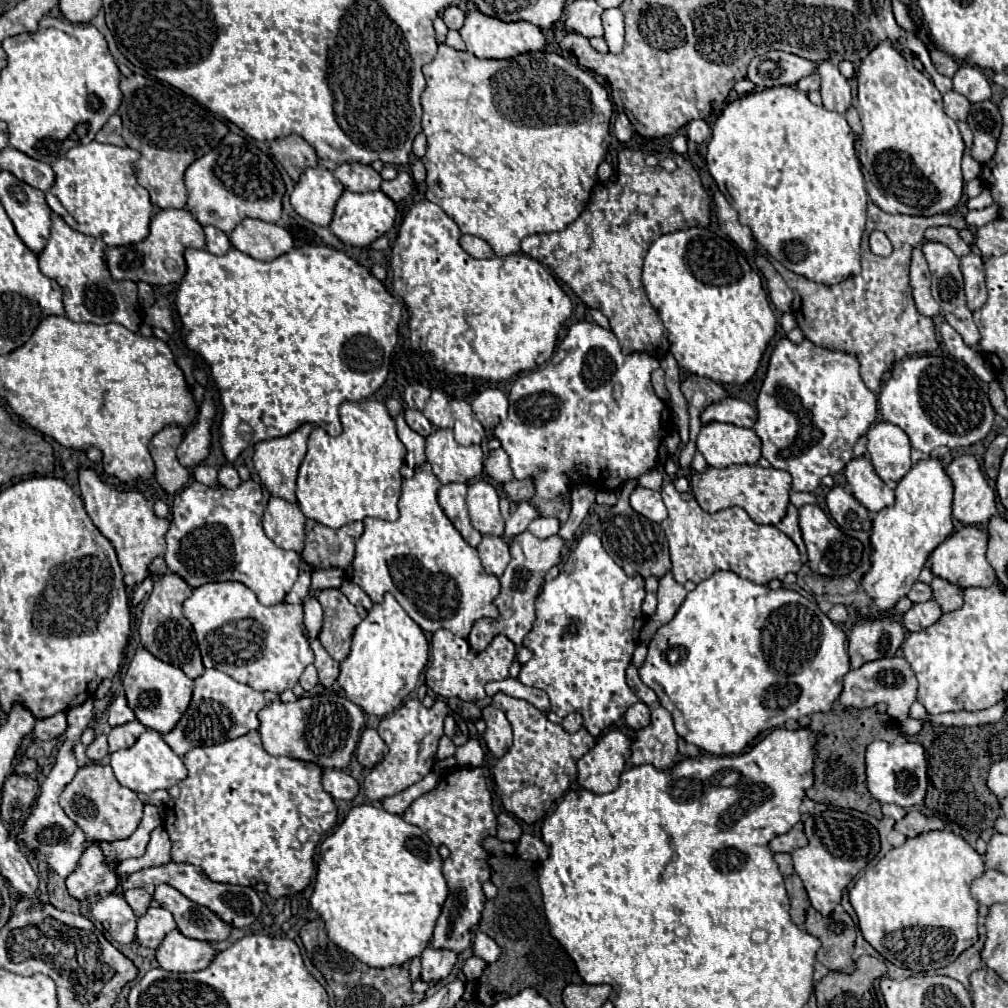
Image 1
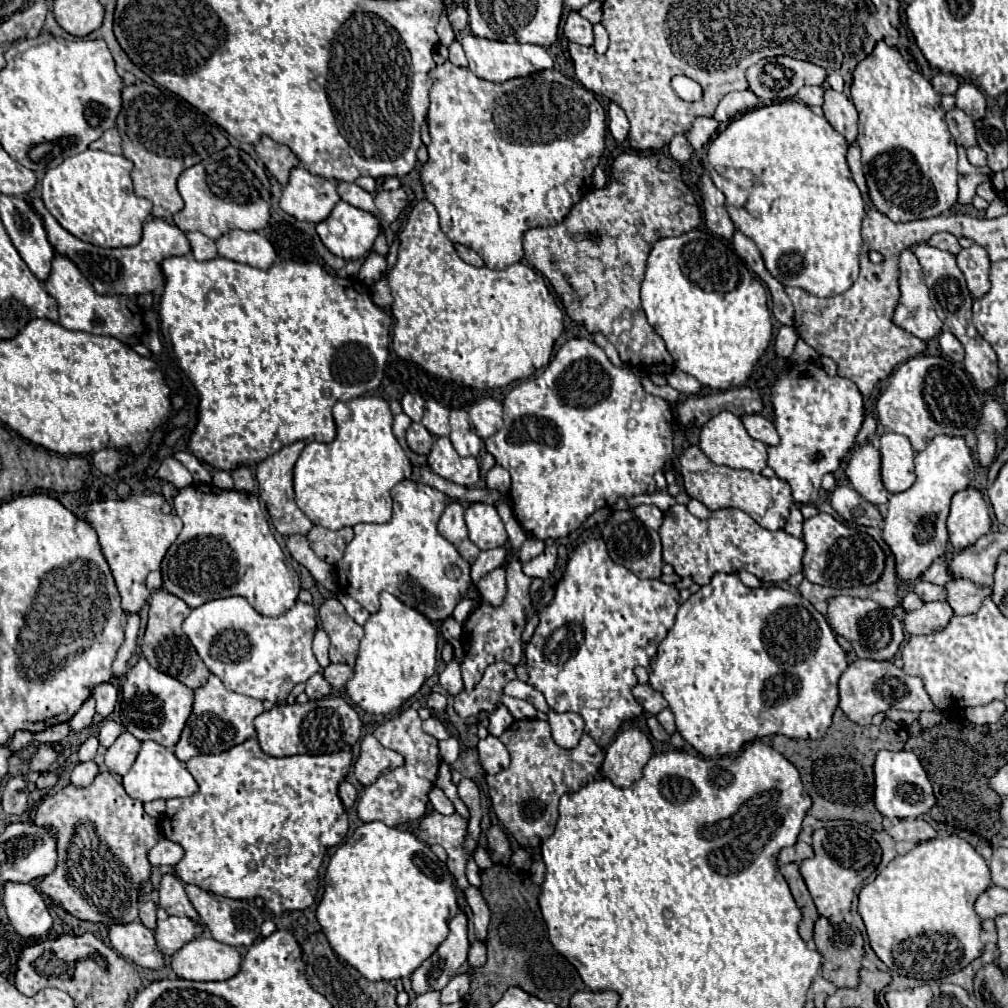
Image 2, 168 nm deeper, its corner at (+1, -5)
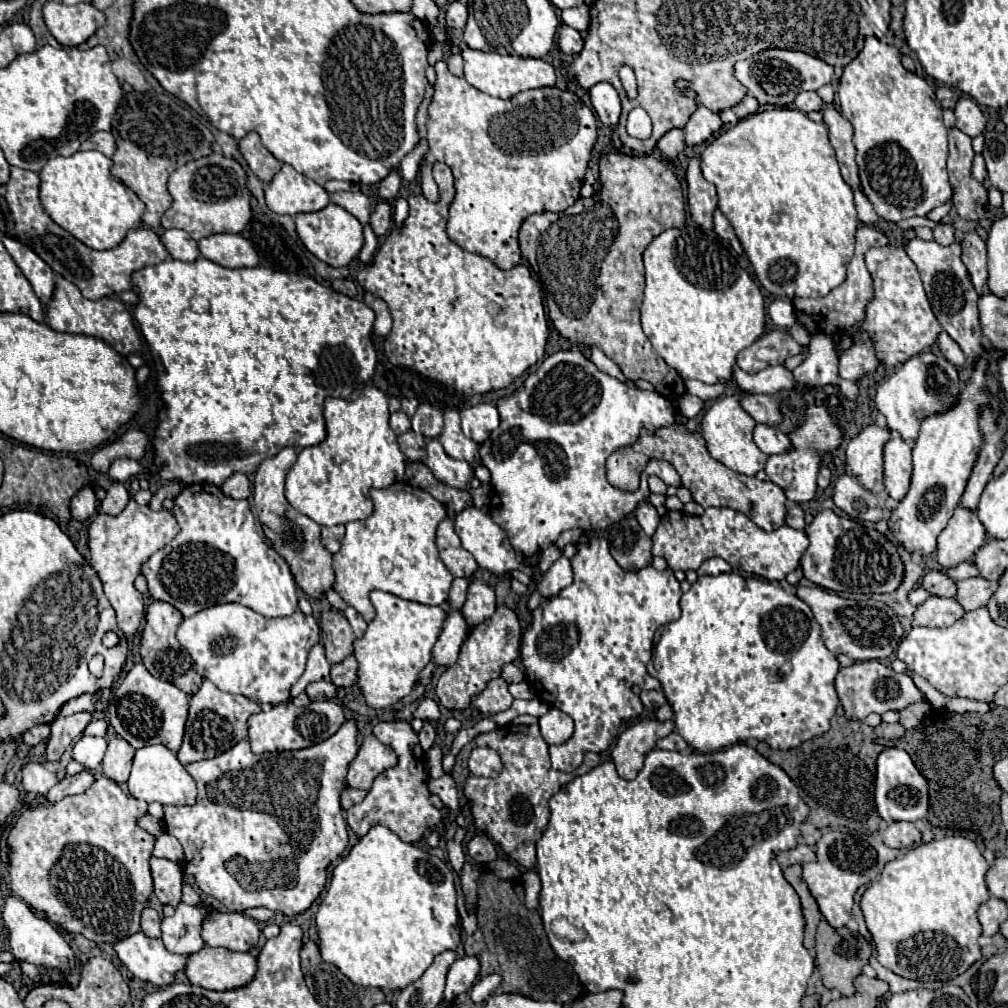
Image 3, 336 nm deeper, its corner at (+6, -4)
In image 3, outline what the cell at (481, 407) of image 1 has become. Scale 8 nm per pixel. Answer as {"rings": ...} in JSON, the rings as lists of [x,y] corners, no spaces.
{"rings":[[[476,404],[464,408],[460,416],[462,416],[464,434],[478,444],[482,444],[490,436],[490,432],[496,430],[500,424],[500,416],[494,404]]]}

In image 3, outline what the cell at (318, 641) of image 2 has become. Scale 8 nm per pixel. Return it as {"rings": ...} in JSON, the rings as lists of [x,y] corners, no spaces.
{"rings":[[[316,644],[310,654],[308,654],[308,664],[306,664],[306,672],[300,676],[300,680],[292,686],[290,690],[290,696],[298,696],[300,692],[304,692],[304,688],[310,684],[310,682],[316,682],[316,680],[330,680],[330,664],[324,656],[324,646],[322,644]]]}

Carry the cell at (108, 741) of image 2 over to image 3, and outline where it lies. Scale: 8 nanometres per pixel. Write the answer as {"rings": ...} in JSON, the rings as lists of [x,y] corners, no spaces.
{"rings":[[[82,736],[76,746],[74,746],[74,752],[72,752],[72,758],[82,762],[84,768],[98,768],[102,758],[104,758],[104,752],[106,752],[106,740],[104,738],[88,738],[88,736]]]}

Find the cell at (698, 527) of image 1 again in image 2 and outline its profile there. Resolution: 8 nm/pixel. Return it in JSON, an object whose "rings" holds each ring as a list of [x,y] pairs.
{"rings":[[[673,505],[659,529],[663,541],[663,561],[673,565],[679,577],[693,577],[695,583],[707,585],[715,573],[737,573],[745,569],[763,583],[785,583],[801,571],[805,543],[787,531],[769,531],[741,509],[717,509],[707,521],[693,517],[685,505]]]}

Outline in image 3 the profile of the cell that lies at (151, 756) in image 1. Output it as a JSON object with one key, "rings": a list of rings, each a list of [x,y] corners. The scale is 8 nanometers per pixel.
{"rings":[[[144,746],[136,750],[134,762],[132,762],[132,772],[128,778],[128,792],[134,798],[150,802],[160,802],[160,804],[194,804],[196,802],[196,782],[194,778],[186,772],[186,768],[178,762],[176,754],[170,752],[166,746]]]}

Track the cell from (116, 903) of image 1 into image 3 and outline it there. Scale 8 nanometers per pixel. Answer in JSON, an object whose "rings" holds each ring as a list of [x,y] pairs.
{"rings":[[[144,932],[114,942],[114,950],[136,978],[156,986],[172,984],[174,974],[186,964],[184,956],[170,954],[160,938],[148,938]]]}

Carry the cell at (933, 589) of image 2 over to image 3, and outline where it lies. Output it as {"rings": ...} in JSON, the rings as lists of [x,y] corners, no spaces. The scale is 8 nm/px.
{"rings":[[[926,572],[920,580],[920,586],[924,590],[928,590],[932,596],[944,596],[944,598],[952,598],[956,594],[956,584],[942,572]]]}

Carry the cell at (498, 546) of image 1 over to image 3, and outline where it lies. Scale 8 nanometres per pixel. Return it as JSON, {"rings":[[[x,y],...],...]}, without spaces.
{"rings":[[[474,580],[468,590],[468,600],[462,608],[468,626],[476,626],[482,620],[490,618],[496,610],[496,594],[494,588],[482,580]]]}

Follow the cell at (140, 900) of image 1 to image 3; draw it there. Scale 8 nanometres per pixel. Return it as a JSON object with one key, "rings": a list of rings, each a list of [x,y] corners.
{"rings":[[[154,908],[142,910],[142,932],[152,938],[160,938],[160,914]]]}

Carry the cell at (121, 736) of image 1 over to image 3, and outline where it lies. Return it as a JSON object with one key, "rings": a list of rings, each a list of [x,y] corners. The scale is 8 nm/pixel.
{"rings":[[[120,736],[112,738],[108,742],[108,750],[102,762],[104,768],[104,776],[108,776],[110,780],[124,784],[128,780],[130,774],[130,766],[132,766],[132,758],[134,758],[134,748]]]}

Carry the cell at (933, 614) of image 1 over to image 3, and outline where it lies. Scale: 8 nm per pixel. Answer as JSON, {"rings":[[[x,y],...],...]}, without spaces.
{"rings":[[[930,596],[924,604],[920,604],[912,616],[912,626],[928,626],[928,628],[946,628],[952,626],[964,614],[962,606],[954,598]]]}

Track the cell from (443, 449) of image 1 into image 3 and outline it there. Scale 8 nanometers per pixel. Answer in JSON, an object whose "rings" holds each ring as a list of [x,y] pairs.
{"rings":[[[436,438],[428,440],[426,464],[440,482],[454,486],[454,488],[466,488],[474,476],[472,466],[466,460],[450,458]]]}

